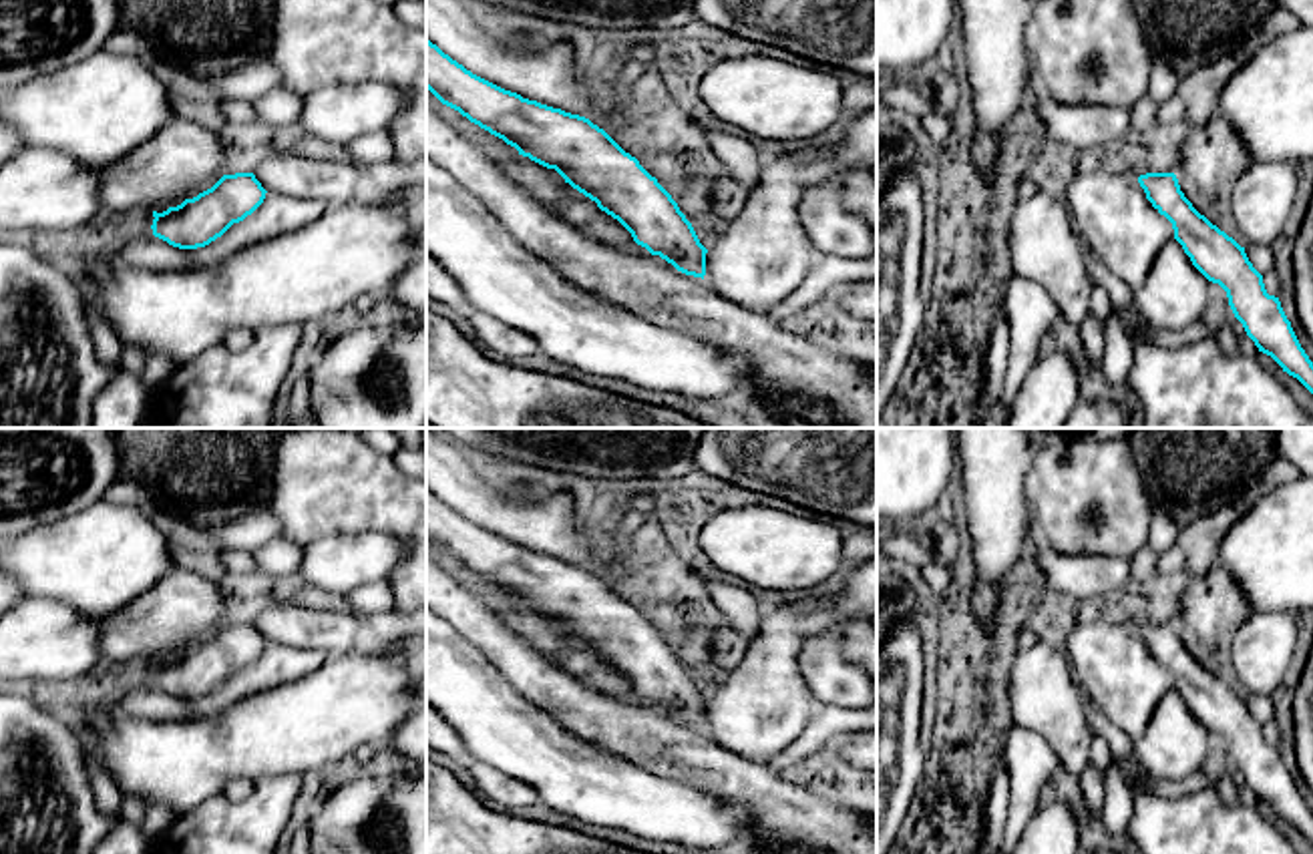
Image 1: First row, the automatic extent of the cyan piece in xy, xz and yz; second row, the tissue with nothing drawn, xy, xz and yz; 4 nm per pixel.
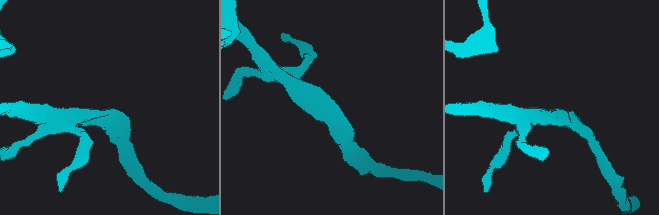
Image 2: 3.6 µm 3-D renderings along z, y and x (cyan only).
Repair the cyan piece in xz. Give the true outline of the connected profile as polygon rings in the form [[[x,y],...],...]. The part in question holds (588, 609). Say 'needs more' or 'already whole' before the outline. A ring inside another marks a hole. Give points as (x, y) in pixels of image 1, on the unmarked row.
needs more; [[[428,488],[426,539],[442,555],[515,597],[519,605],[555,619],[565,633],[617,669],[633,691],[651,705],[660,705],[686,725],[702,727],[724,750],[762,764],[784,752],[816,711],[798,667],[804,641],[838,621],[871,621],[877,615],[877,557],[871,557],[857,563],[847,585],[836,595],[766,609],[758,637],[748,645],[740,665],[722,681],[714,697],[706,699],[658,629],[589,569],[505,541],[466,520]]]

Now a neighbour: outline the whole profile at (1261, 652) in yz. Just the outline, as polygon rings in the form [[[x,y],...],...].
[[[1255,611],[1235,633],[1231,663],[1247,695],[1273,695],[1297,647],[1297,615]]]

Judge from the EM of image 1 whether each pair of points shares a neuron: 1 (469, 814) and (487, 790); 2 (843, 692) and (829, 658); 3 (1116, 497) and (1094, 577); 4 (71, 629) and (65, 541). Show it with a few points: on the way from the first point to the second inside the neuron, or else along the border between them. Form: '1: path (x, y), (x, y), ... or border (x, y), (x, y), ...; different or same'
1: border (475, 792), (483, 800); different
2: path (839, 684), (829, 674), (829, 666); same
3: border (1054, 549), (1127, 559); different
4: border (25, 597), (63, 599), (97, 619); different

